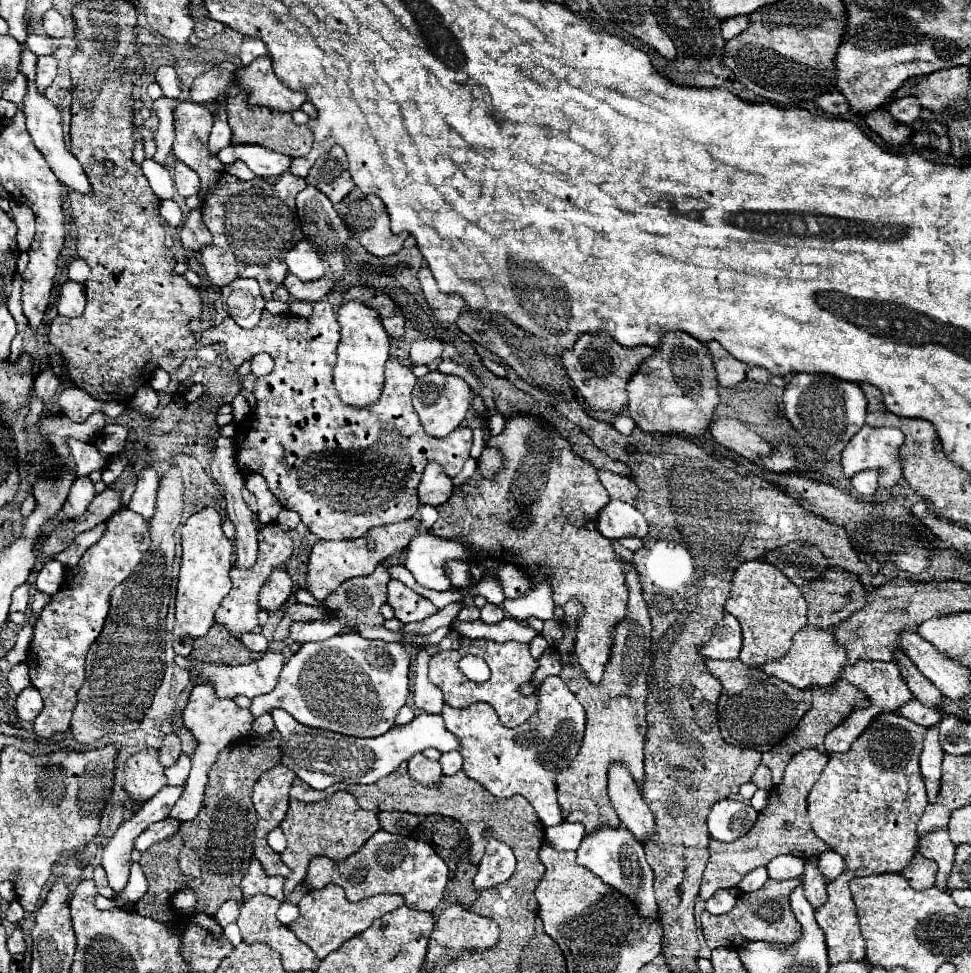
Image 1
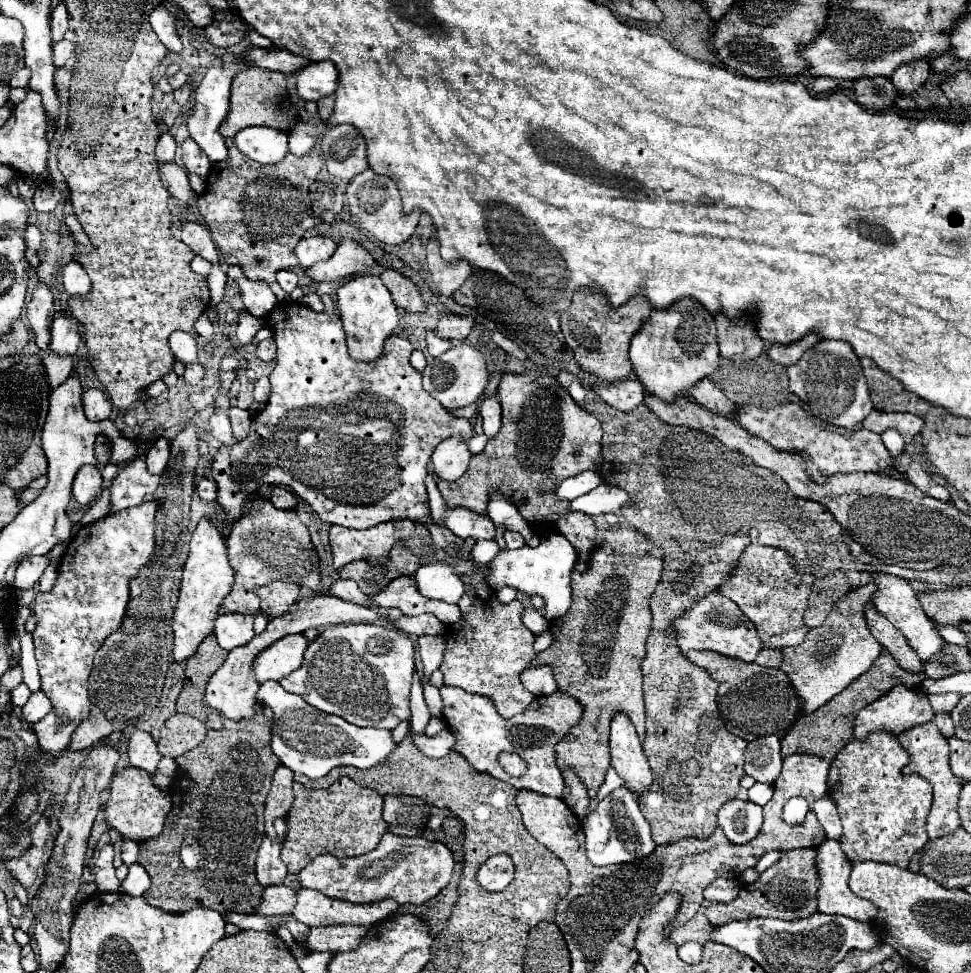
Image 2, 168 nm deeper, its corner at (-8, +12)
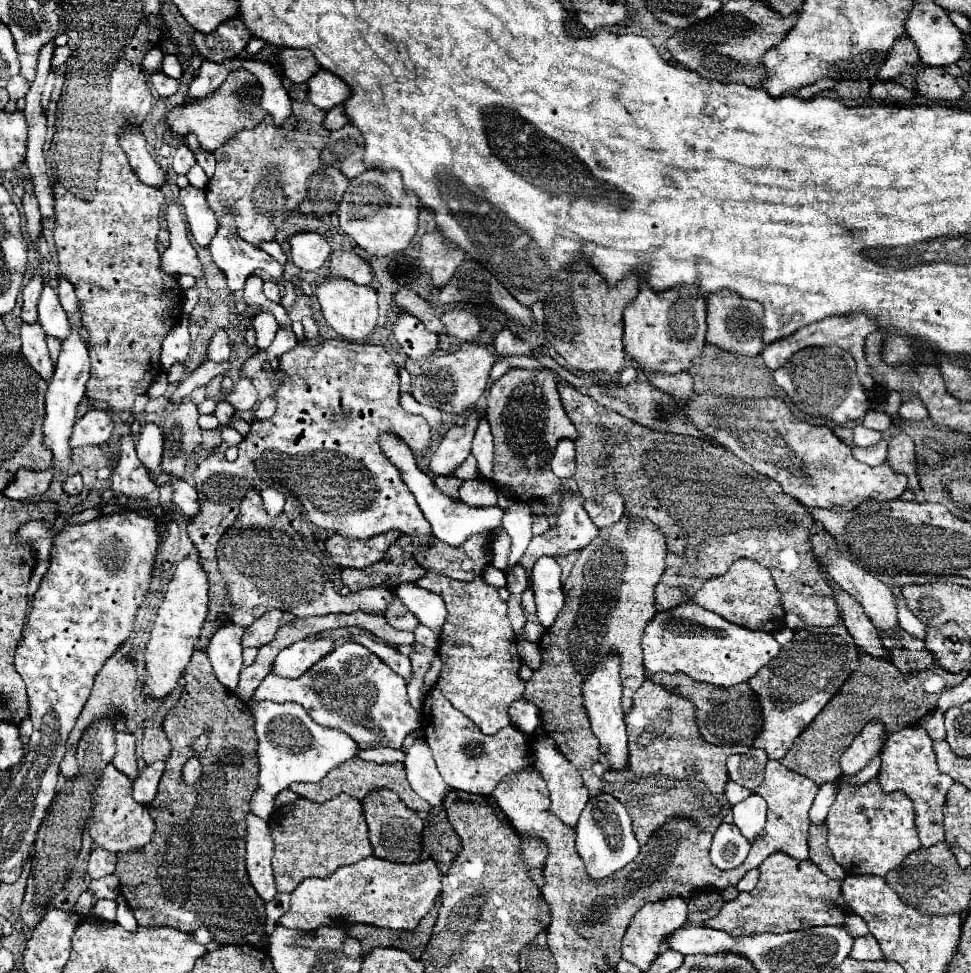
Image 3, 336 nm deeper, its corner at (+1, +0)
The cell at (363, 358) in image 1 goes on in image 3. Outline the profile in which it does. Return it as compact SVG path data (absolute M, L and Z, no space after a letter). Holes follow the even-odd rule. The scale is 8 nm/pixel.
M325 280L317 286L317 298L329 328L333 328L343 340L367 342L369 336L375 332L379 310L377 294L371 286L359 286L349 280Z

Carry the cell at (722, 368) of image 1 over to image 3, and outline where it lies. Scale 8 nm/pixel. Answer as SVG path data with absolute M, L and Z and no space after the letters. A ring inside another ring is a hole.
M723 290L707 298L707 336L717 336L717 346L727 352L759 356L763 350L763 306L753 300L743 300L735 292Z

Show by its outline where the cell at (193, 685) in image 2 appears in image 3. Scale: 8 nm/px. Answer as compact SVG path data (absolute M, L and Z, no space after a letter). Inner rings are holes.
M203 650L193 652L189 668L185 668L183 680L185 686L181 698L169 710L163 722L163 730L173 744L173 752L171 758L165 762L165 772L159 782L159 794L151 804L147 804L149 814L155 818L155 834L143 850L117 854L115 876L121 882L119 890L127 898L139 926L171 926L183 932L195 932L205 926L215 934L217 942L259 944L261 936L265 934L265 902L255 894L245 870L245 818L251 812L251 798L259 788L253 716L249 706L241 702L231 690L227 690L219 682L219 678L215 678L209 658ZM205 730L211 730L211 738L207 750L199 754L203 774L195 784L187 786L181 780L181 768L191 756L197 756L191 750L193 740Z

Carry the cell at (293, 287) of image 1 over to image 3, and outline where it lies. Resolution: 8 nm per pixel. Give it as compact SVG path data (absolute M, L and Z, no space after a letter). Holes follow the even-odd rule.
M337 250L331 254L331 264L327 268L327 278L349 278L355 284L371 284L373 272L367 260L355 252Z

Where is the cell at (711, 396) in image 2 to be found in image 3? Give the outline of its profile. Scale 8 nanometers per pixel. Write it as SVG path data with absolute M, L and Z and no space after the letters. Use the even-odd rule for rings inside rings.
M689 372L685 374L677 374L677 376L665 376L665 374L649 374L649 382L663 390L665 394L673 396L675 400L689 400L695 396L695 388L693 388L693 378L689 376Z

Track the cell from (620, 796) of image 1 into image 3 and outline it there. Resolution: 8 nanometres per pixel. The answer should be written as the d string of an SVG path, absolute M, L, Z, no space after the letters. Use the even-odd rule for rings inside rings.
M615 654L607 656L599 666L595 666L593 674L583 684L583 698L585 708L591 720L593 734L597 736L601 750L607 758L609 770L613 772L627 772L629 766L629 746L627 746L627 726L623 720L621 710L621 678L619 678L619 658Z

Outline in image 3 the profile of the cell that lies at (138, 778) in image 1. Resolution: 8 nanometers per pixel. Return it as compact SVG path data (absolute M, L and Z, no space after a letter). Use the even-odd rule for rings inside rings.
M117 732L117 752L113 758L113 766L131 780L135 780L139 776L137 758L135 758L135 736L133 734Z

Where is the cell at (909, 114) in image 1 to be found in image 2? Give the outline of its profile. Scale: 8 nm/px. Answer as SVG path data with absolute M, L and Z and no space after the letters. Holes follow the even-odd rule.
M920 58L920 60L912 60L912 62L906 62L906 64L900 64L892 72L890 80L900 92L914 92L926 82L928 76L930 76L930 60L928 58Z

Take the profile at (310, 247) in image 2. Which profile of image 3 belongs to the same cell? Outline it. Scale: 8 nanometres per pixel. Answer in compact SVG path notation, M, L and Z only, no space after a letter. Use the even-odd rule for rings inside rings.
M315 232L295 234L289 238L289 242L291 242L291 260L303 272L319 270L331 254L329 242Z

